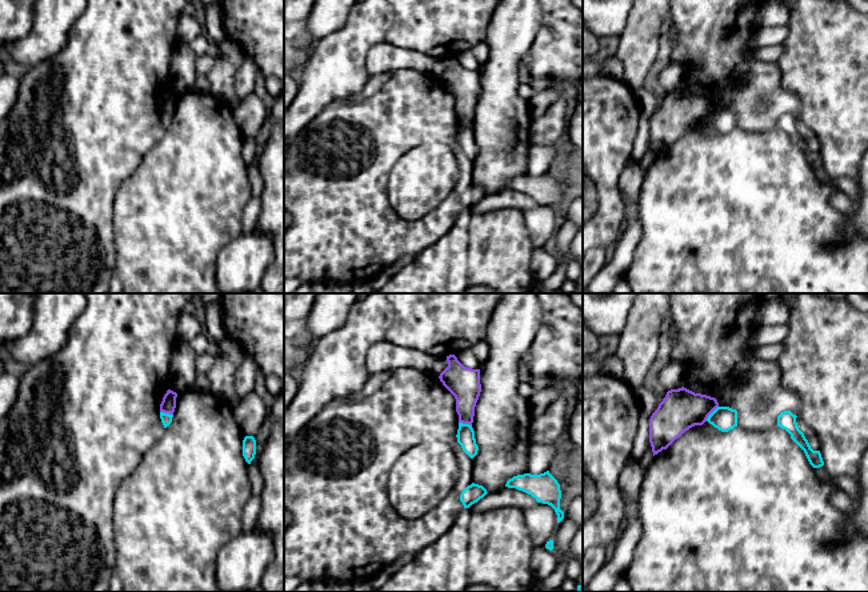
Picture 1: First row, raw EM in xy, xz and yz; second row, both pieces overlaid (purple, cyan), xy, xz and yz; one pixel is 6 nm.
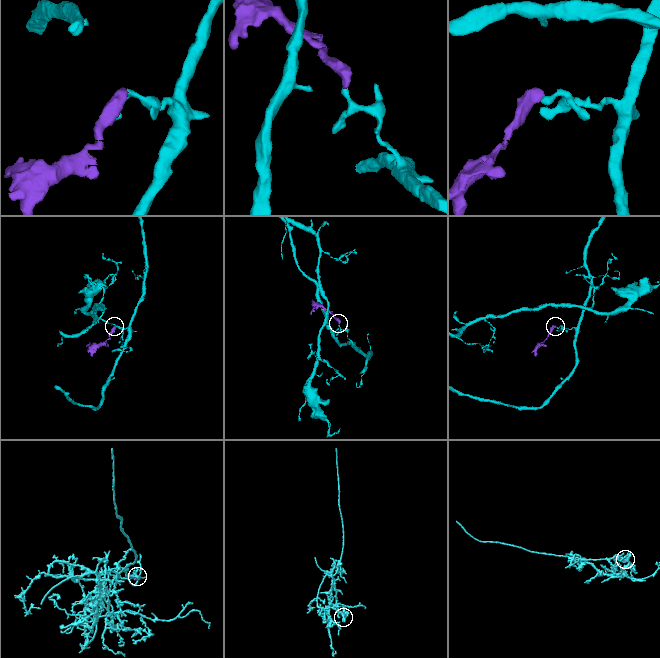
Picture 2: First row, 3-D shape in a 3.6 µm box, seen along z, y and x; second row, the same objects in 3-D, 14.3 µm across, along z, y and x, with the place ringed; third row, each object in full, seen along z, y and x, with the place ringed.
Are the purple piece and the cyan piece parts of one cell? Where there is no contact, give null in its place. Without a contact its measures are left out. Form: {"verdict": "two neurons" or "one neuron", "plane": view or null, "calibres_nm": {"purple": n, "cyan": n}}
{"verdict": "two neurons", "plane": "yz", "calibres_nm": {"purple": 240, "cyan": 150}}

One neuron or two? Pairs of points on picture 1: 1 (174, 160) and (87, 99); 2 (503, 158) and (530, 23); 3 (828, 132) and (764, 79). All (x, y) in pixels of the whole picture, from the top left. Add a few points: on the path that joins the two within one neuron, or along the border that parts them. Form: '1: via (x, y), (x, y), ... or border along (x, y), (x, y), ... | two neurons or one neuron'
1: border along (166, 130), (164, 135), (144, 155), (135, 171) | two neurons
2: via (503, 124), (503, 66), (506, 56) | one neuron
3: border along (780, 86), (800, 99), (800, 116) | two neurons

